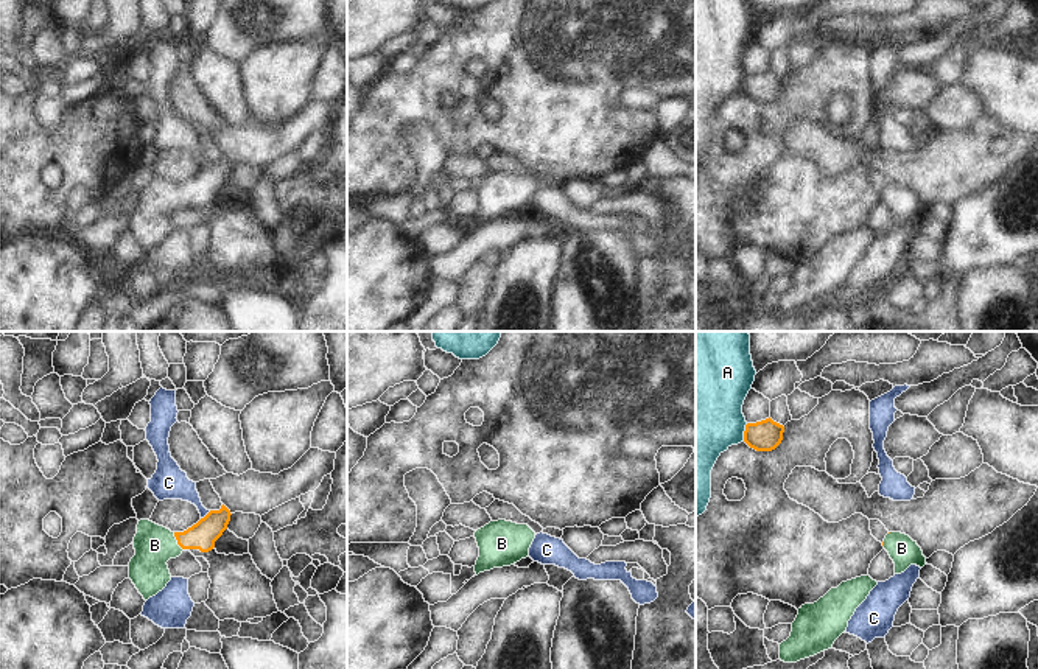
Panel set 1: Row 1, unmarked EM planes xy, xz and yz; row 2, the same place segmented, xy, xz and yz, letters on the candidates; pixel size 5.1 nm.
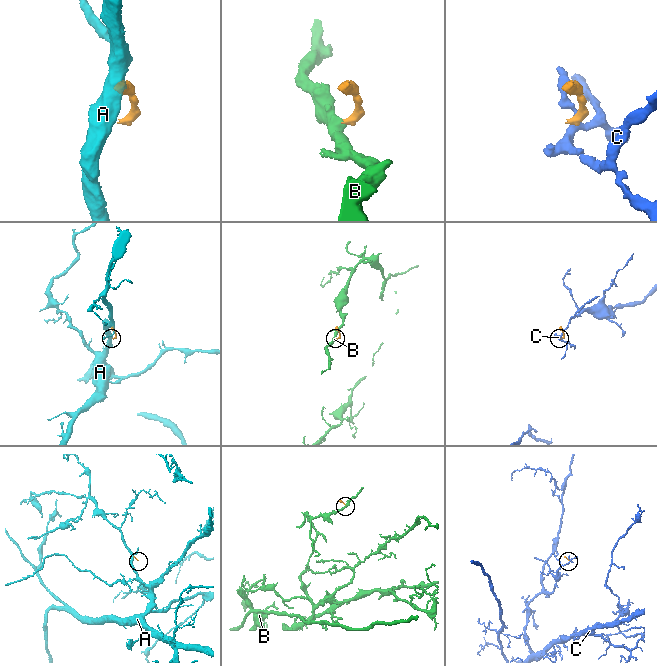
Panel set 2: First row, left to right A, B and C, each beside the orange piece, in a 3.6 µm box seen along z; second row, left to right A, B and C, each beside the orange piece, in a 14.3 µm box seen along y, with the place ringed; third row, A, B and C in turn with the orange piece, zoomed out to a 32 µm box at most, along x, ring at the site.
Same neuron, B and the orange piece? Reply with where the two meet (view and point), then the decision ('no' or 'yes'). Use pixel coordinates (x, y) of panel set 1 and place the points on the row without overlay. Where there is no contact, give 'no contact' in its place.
xy (178, 193) | yes

